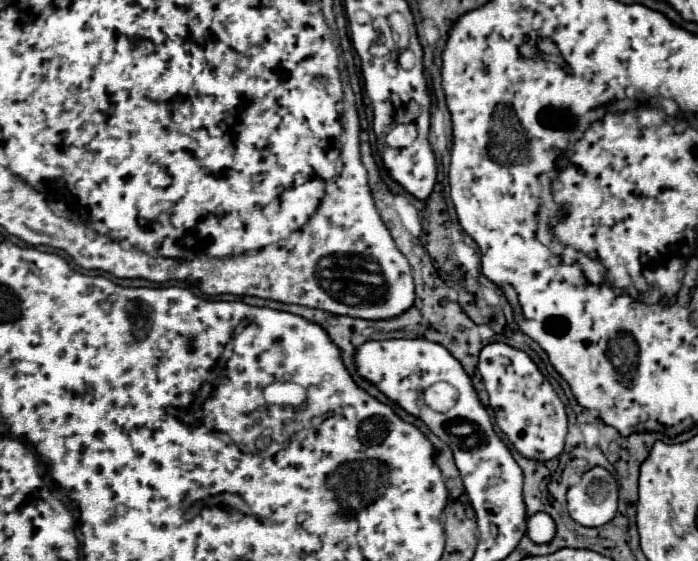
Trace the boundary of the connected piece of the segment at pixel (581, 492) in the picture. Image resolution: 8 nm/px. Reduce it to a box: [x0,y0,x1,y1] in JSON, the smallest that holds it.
[568,468,618,526]

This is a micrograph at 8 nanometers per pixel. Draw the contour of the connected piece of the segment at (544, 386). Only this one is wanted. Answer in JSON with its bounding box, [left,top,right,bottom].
[478,344,568,460]

